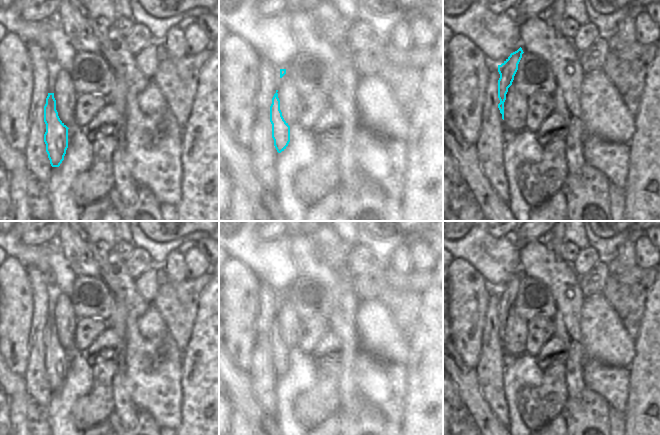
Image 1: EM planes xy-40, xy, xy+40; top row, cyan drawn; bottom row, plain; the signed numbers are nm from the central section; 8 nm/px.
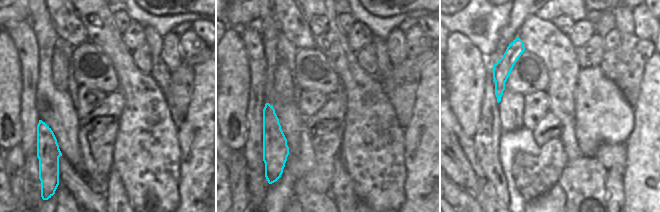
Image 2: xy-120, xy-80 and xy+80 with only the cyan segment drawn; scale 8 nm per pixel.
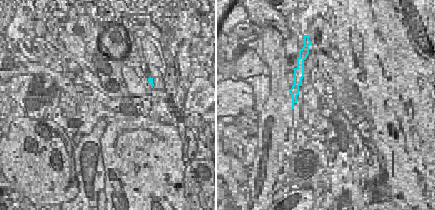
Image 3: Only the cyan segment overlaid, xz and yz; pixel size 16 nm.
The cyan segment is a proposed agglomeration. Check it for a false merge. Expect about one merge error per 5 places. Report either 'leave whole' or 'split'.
leave whole

